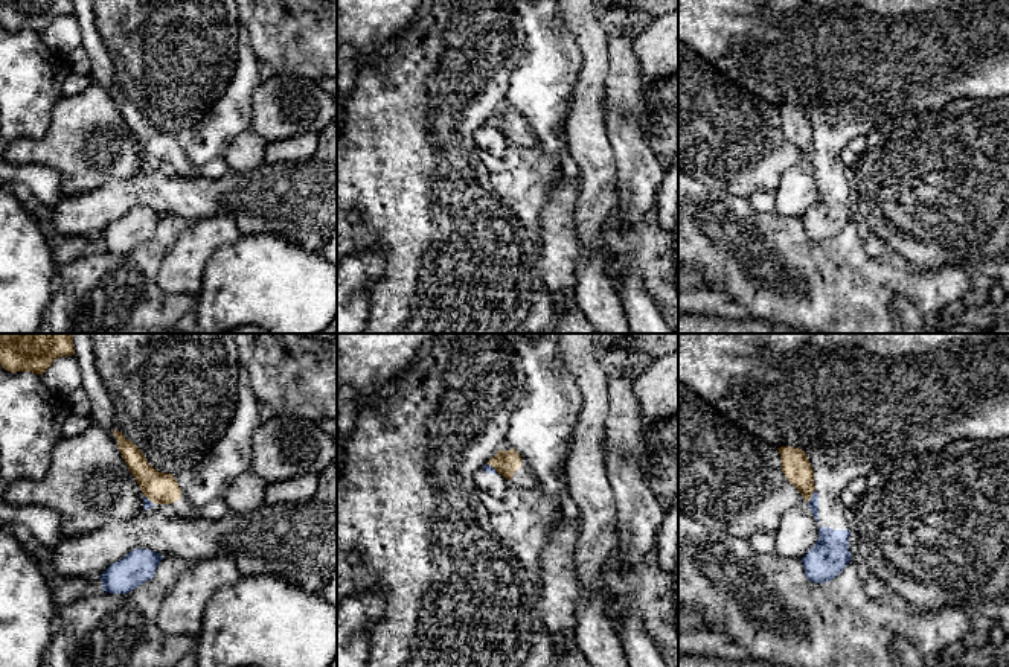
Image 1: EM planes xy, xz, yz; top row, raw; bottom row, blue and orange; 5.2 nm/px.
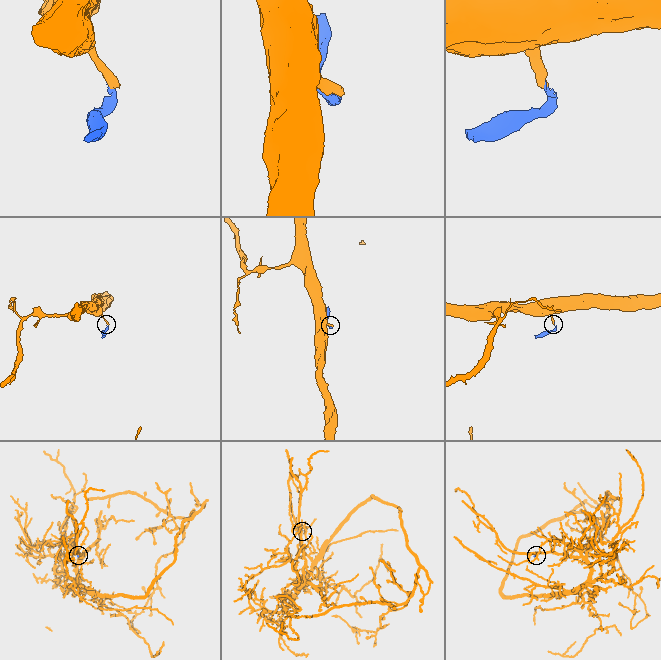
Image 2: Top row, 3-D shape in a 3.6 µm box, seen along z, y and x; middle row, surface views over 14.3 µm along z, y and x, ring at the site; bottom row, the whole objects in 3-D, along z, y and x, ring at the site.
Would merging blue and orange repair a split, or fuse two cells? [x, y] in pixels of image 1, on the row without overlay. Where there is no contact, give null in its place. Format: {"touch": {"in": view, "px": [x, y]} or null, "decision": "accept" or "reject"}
{"touch": {"in": "yz", "px": [811, 156]}, "decision": "reject"}

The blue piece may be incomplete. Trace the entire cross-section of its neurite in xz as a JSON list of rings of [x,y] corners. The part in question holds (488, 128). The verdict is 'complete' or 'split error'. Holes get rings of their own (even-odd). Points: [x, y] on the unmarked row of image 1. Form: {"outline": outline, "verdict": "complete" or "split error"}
{"outline": [[[489,123],[474,132],[474,142],[480,151],[494,158],[503,158],[508,152],[508,139]]], "verdict": "split error"}

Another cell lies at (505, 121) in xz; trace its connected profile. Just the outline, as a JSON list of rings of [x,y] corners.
[[[512,107],[509,110],[498,110],[489,120],[498,132],[501,132],[508,142],[518,148],[540,148],[541,142],[532,131],[530,125],[521,114]]]

